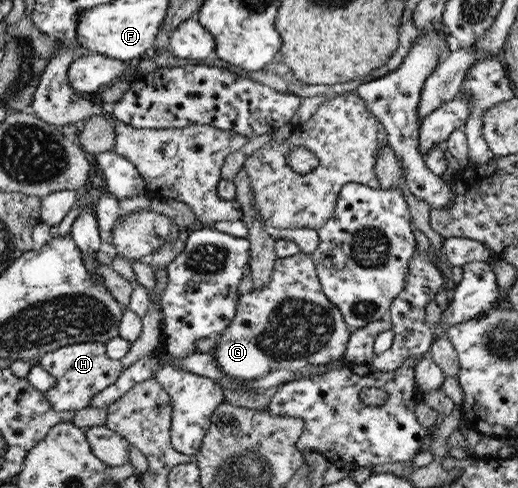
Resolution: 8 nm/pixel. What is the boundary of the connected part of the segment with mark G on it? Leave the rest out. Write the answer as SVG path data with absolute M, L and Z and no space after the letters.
M299 251L292 257L277 258L268 285L261 291L253 290L246 295L239 295L234 319L217 337L217 345L210 348L218 368L227 377L246 385L275 369L291 369L296 372L306 365L324 365L343 355L351 331L341 312L324 296L310 254Z

